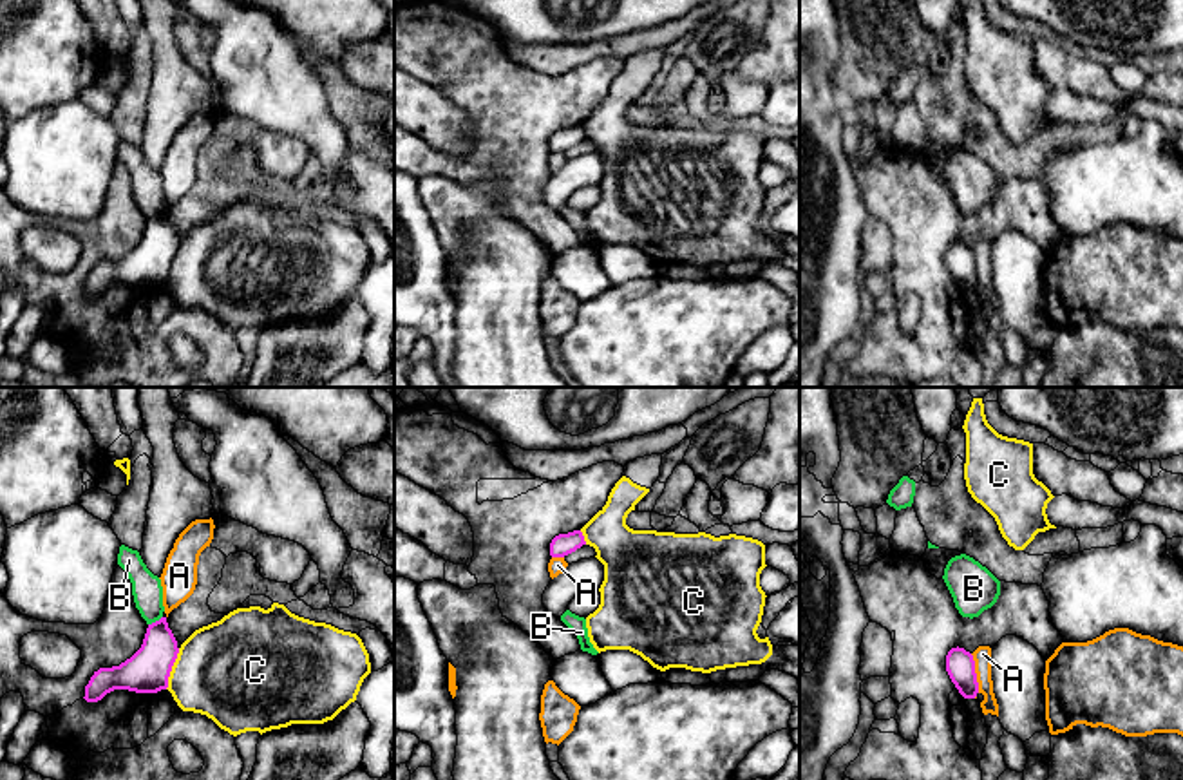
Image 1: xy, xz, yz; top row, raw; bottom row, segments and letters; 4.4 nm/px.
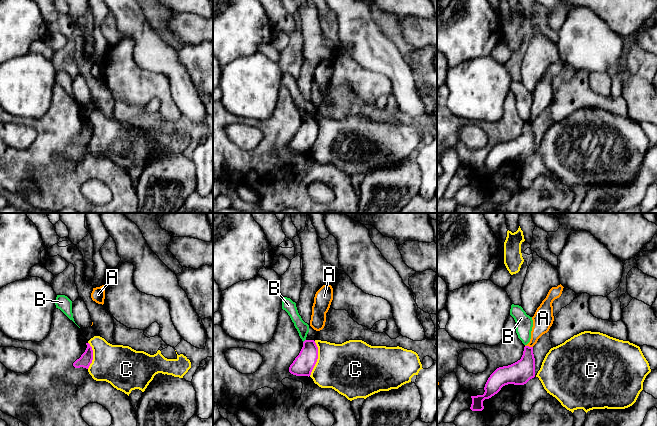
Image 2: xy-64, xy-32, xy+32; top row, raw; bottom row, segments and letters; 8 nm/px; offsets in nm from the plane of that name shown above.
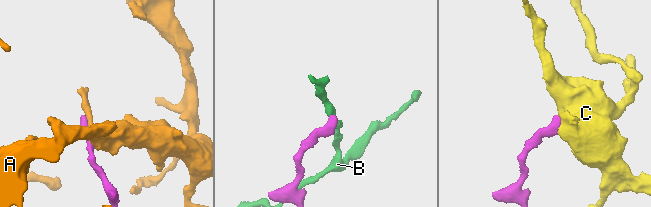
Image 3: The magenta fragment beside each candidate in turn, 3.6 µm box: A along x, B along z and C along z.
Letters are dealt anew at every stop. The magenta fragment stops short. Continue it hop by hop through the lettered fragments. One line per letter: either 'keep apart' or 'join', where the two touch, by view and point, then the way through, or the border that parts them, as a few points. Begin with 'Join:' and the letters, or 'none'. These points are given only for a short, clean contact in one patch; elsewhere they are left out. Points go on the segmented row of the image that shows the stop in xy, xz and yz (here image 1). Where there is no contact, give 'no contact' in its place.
Join: none
A: keep apart | yz (975, 674)
B: keep apart | xy (156, 621) | along xy (161, 616), (149, 625)
C: keep apart | xy (170, 668) | along xy (179, 648), (165, 688)

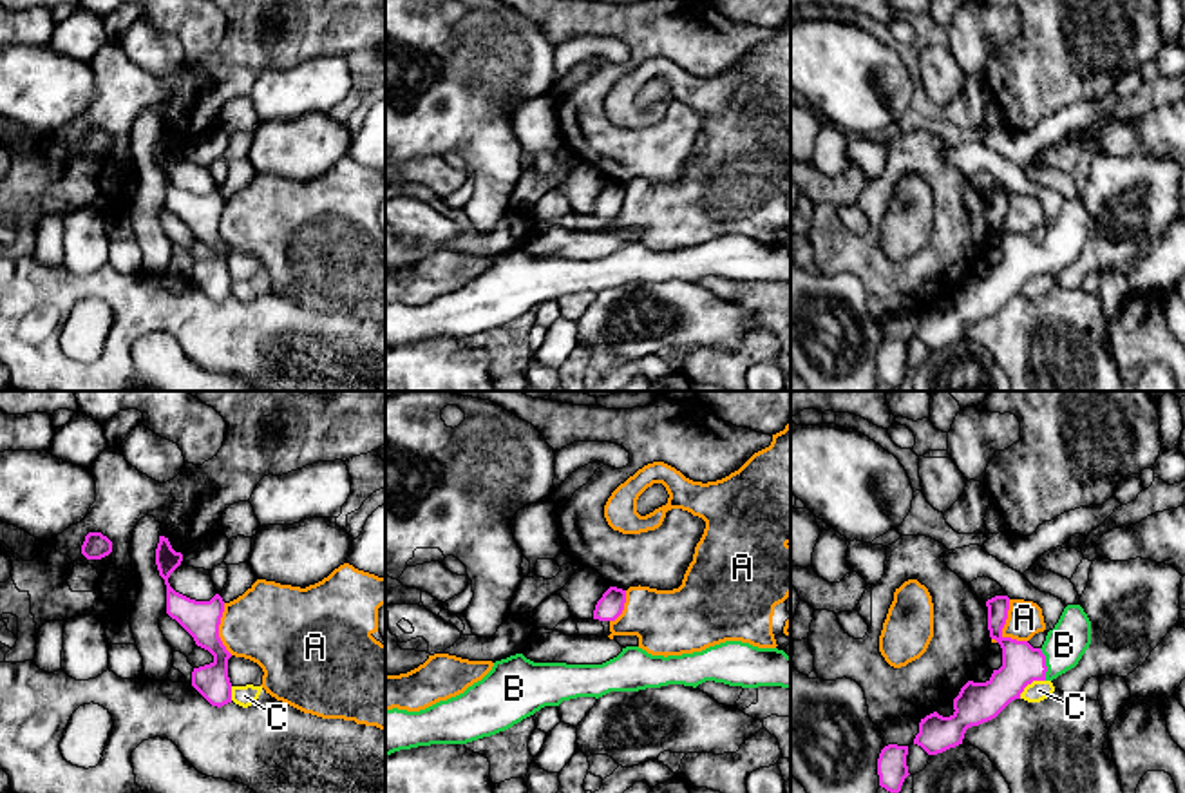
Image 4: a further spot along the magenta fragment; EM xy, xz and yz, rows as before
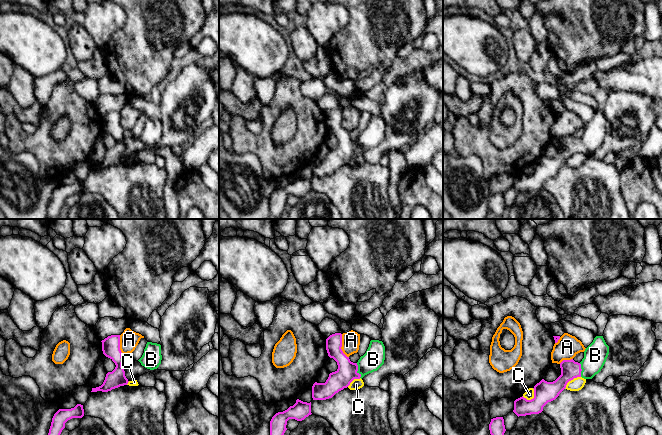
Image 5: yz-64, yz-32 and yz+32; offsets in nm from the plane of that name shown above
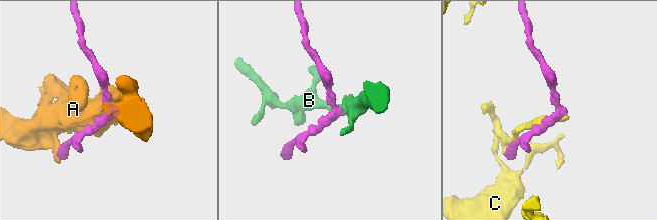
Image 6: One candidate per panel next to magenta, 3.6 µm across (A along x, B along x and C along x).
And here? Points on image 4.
Join: B
A: keep apart | yz (1003, 627) | along yz (1008, 600), (1008, 618), (1003, 634), (1026, 641)
B: join | yz (1044, 665) | across yz (1021, 663), (1044, 665), (1064, 645)
C: keep apart | yz (1030, 683)

